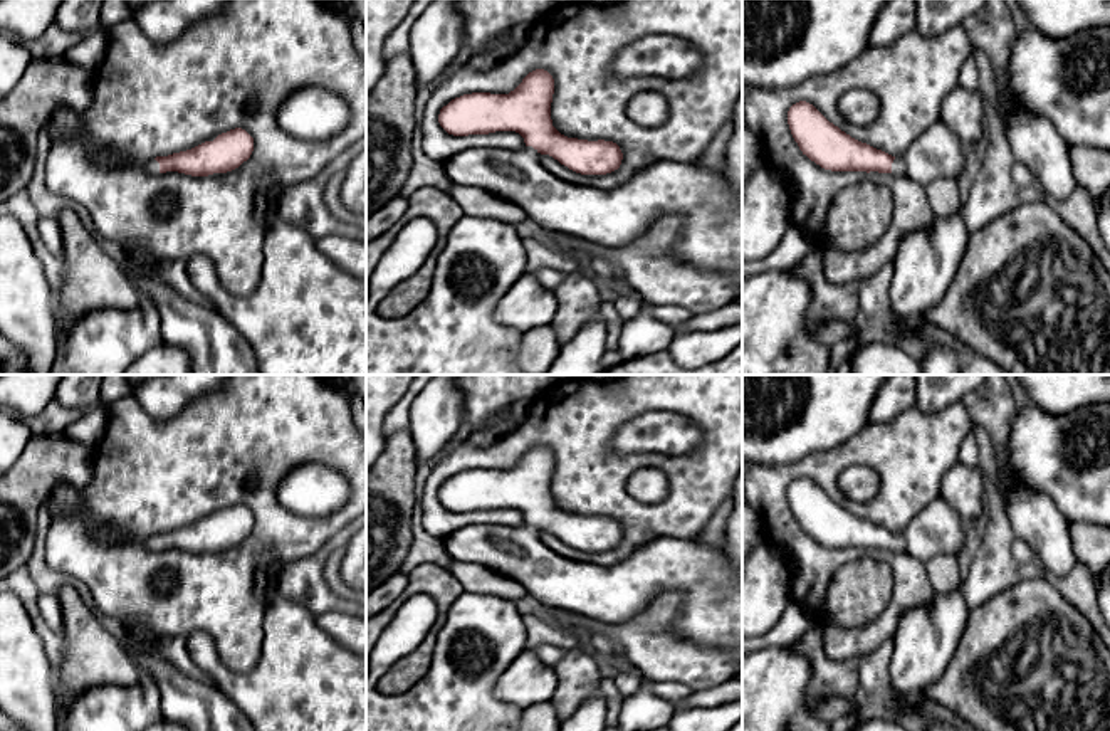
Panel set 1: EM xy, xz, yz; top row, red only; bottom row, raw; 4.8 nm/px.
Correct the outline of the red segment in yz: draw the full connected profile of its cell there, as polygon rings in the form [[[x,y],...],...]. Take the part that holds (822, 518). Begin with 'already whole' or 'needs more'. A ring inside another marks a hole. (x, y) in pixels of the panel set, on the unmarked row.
needs more; [[[806,477],[789,484],[788,501],[803,531],[831,548],[893,550],[927,563],[940,555],[957,556],[966,541],[964,519],[942,496],[900,534],[851,514]]]

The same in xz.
needs more; [[[544,445],[529,449],[509,471],[472,469],[452,476],[440,486],[440,502],[453,513],[489,511],[495,507],[516,507],[524,514],[522,526],[470,524],[445,539],[450,556],[457,561],[477,563],[504,573],[522,583],[526,593],[546,607],[561,608],[594,618],[603,623],[625,625],[643,615],[655,598],[663,593],[680,593],[683,603],[673,620],[673,634],[685,642],[705,649],[737,649],[742,645],[742,576],[729,565],[719,546],[695,539],[658,538],[631,553],[625,561],[611,566],[573,561],[549,550],[539,538],[539,531],[549,531],[561,541],[581,551],[606,551],[620,544],[623,529],[613,518],[588,518],[561,511],[551,496],[554,455]]]

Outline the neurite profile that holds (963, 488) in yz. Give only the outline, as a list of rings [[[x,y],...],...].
[[[954,464],[942,479],[940,496],[961,514],[974,521],[984,507],[984,481],[979,467]]]

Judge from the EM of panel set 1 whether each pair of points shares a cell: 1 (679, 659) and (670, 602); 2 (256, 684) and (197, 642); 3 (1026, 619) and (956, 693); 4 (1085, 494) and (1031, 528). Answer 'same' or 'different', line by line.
1: same
2: same
3: same
4: different

